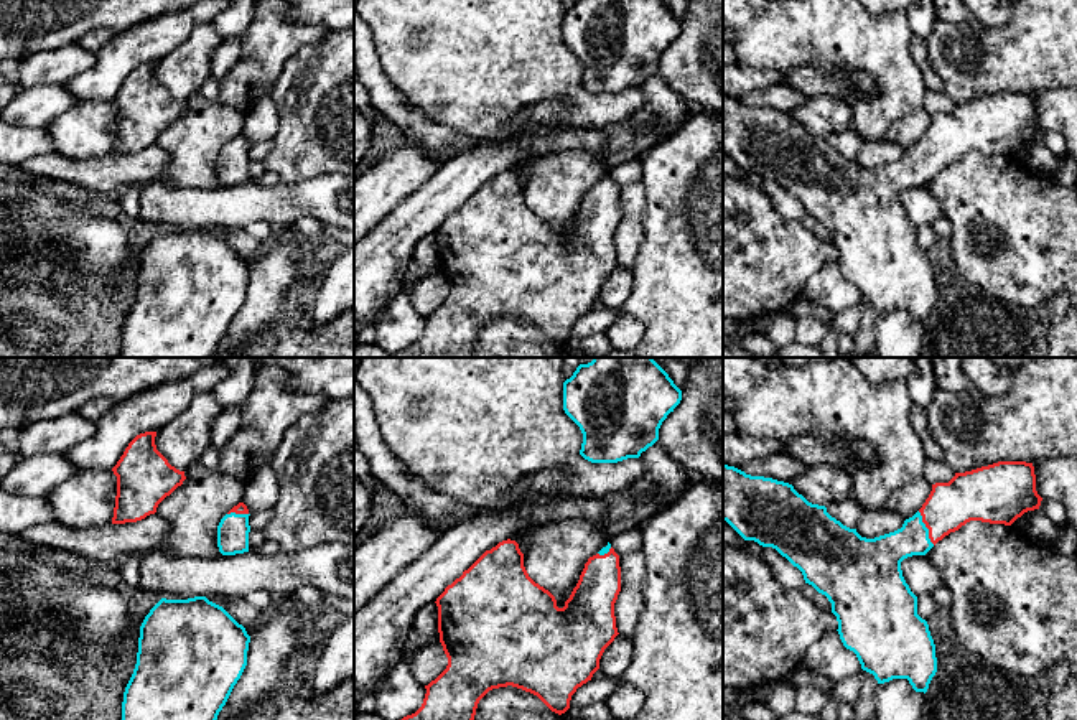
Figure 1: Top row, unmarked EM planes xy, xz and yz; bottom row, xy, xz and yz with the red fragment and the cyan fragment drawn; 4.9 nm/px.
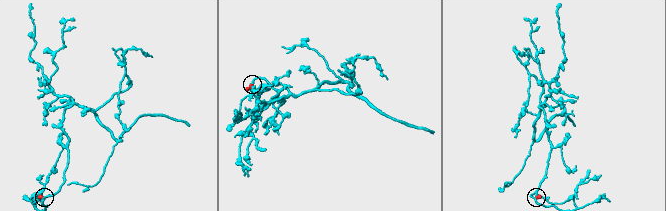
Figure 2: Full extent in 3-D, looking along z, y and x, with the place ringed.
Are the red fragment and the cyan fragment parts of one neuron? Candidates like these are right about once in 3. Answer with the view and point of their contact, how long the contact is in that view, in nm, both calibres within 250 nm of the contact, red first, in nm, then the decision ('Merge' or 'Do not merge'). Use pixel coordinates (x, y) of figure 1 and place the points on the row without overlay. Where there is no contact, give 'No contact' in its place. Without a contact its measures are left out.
Touches red at yz (926, 157). Shared border 190 nm. Thickness 240 nm (red) against 180 nm. Merge

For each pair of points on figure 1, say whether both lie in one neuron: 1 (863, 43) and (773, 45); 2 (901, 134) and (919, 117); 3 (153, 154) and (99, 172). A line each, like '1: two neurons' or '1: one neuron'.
1: one neuron
2: one neuron
3: one neuron

